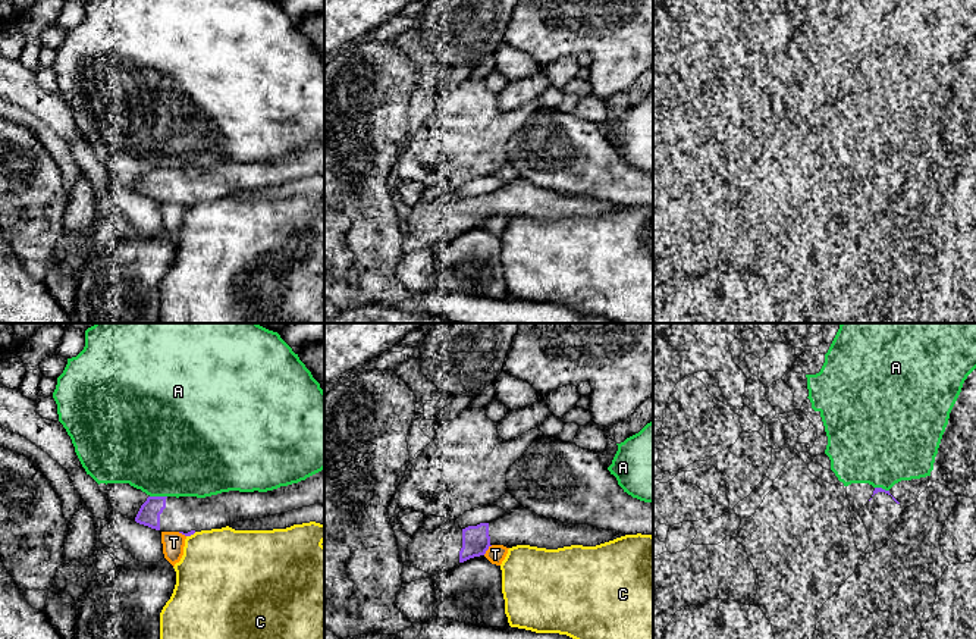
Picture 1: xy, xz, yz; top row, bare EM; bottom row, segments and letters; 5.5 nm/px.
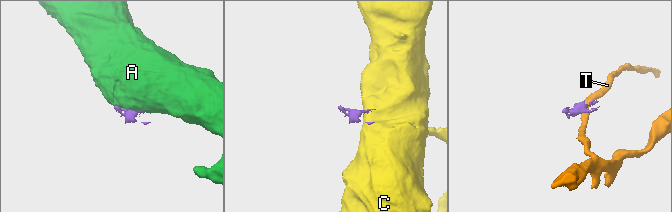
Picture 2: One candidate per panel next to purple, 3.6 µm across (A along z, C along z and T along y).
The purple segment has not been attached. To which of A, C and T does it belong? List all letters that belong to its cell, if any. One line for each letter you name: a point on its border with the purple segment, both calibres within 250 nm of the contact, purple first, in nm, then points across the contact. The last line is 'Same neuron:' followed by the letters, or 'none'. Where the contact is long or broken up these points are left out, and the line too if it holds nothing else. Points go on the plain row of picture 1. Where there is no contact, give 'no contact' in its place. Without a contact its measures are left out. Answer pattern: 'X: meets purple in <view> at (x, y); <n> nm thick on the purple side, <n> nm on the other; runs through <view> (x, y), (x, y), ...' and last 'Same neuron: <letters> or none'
Same neuron: none

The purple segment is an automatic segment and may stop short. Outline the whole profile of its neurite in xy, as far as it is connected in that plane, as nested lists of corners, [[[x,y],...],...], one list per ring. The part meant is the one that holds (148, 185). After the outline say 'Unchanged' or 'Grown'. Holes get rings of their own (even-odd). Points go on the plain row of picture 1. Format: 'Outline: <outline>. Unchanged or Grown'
Outline: [[[324,140],[305,151],[267,163],[229,162],[205,169],[148,167],[135,192],[160,203],[191,207],[195,203],[285,185],[314,175],[324,175]]]. Grown

